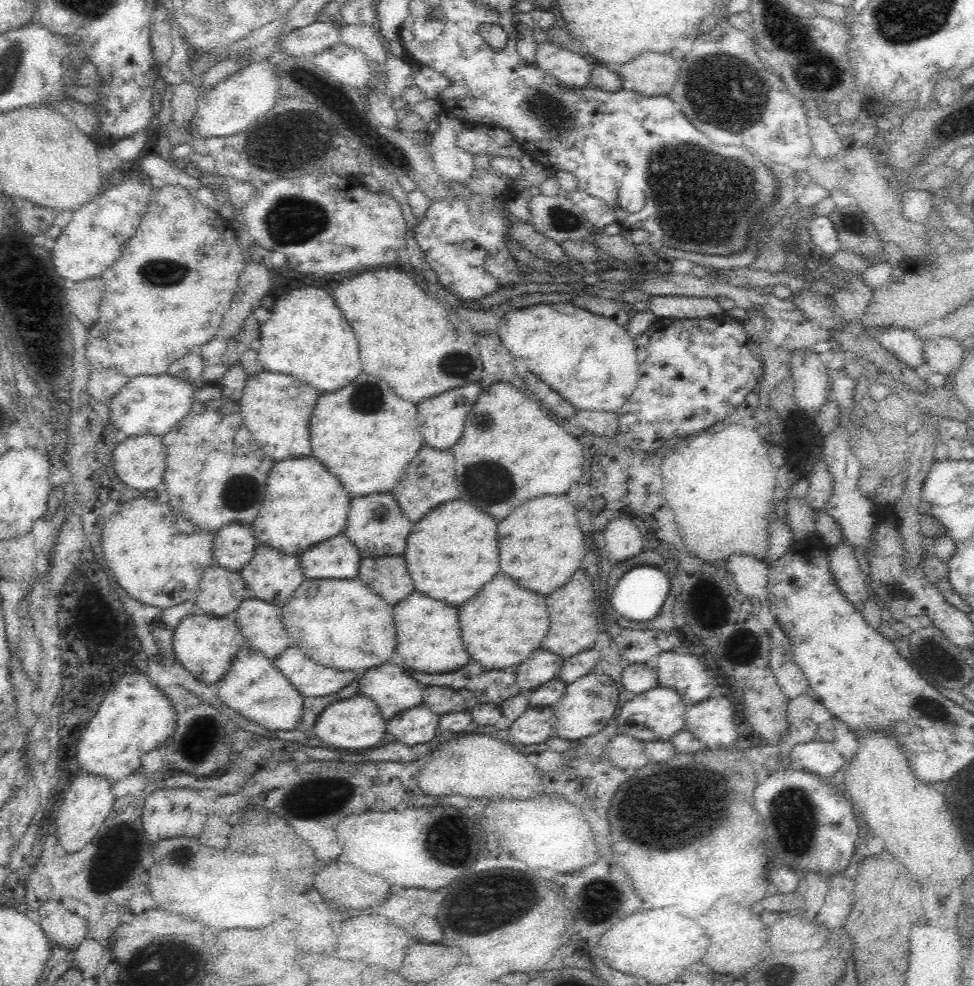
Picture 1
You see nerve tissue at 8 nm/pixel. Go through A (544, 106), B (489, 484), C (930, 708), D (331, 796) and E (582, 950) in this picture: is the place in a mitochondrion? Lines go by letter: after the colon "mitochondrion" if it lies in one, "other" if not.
A: mitochondrion
B: mitochondrion
C: mitochondrion
D: mitochondrion
E: other

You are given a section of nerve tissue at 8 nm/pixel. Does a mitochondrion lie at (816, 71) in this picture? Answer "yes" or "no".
yes

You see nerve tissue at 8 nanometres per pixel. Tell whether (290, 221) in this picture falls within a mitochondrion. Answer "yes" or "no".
yes

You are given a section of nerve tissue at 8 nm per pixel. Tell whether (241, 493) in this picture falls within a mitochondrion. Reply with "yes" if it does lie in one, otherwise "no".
yes

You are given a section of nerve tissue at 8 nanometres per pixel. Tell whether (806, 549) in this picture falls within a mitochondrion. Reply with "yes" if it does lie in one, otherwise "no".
no

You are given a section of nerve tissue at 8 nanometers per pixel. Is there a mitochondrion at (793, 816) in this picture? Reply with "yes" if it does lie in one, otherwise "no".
yes

